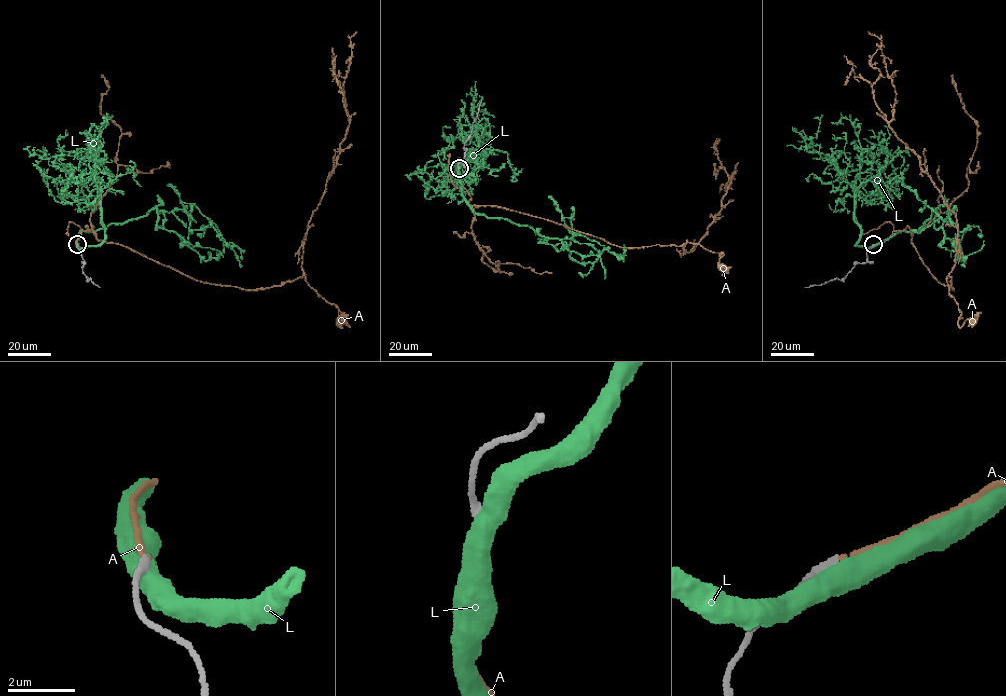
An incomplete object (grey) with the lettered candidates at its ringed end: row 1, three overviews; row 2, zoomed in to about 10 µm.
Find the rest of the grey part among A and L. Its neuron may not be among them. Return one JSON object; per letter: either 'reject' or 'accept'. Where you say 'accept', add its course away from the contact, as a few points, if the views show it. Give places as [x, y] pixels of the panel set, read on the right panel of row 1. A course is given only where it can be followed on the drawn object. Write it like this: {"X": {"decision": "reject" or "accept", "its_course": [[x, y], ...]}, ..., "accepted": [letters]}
{"A": {"decision": "accept", "its_course": [[873, 244], [910, 228], [930, 273], [953, 289], [951, 278], [946, 280], [960, 311], [958, 326], [973, 321]]}, "L": {"decision": "reject"}, "accepted": ["A"]}

